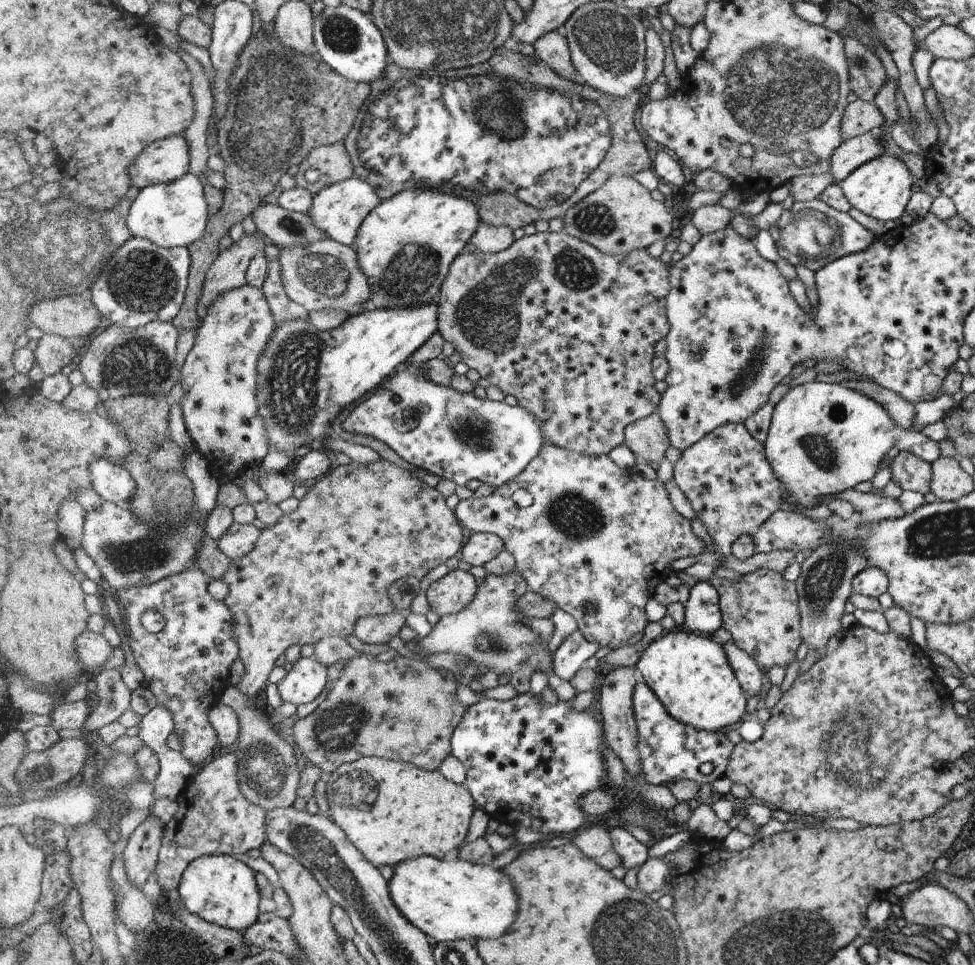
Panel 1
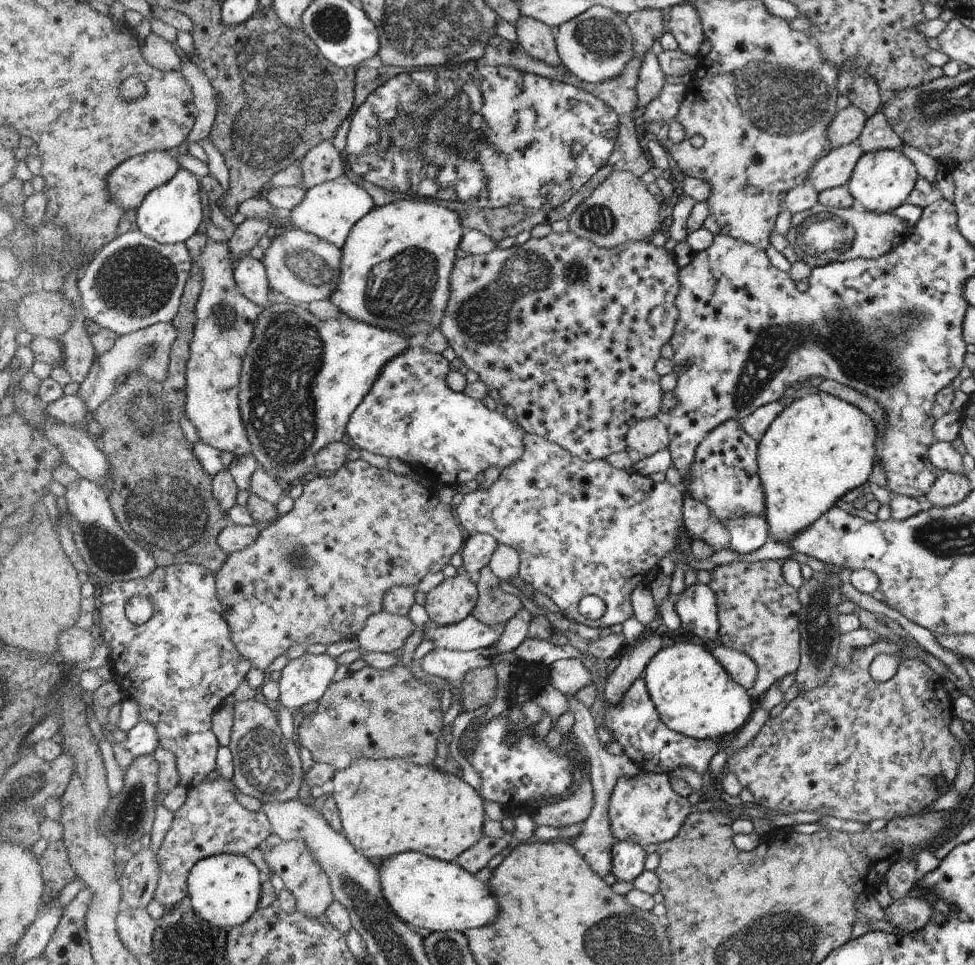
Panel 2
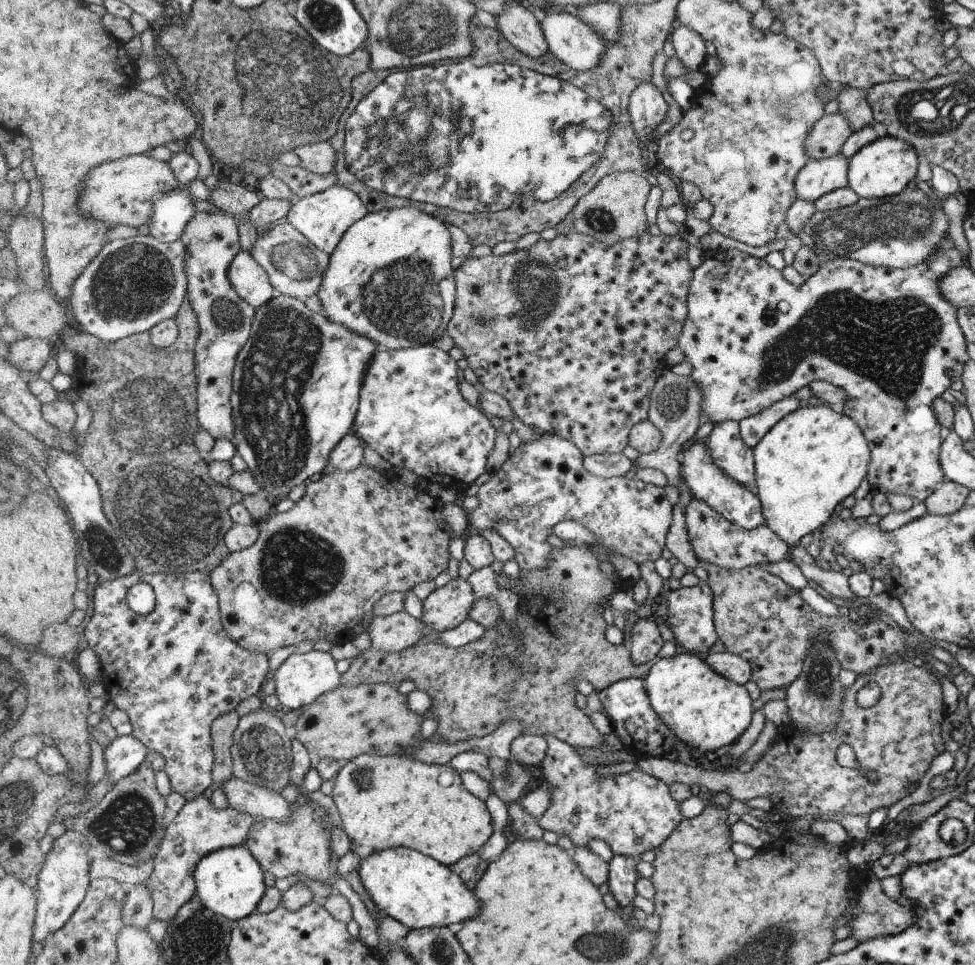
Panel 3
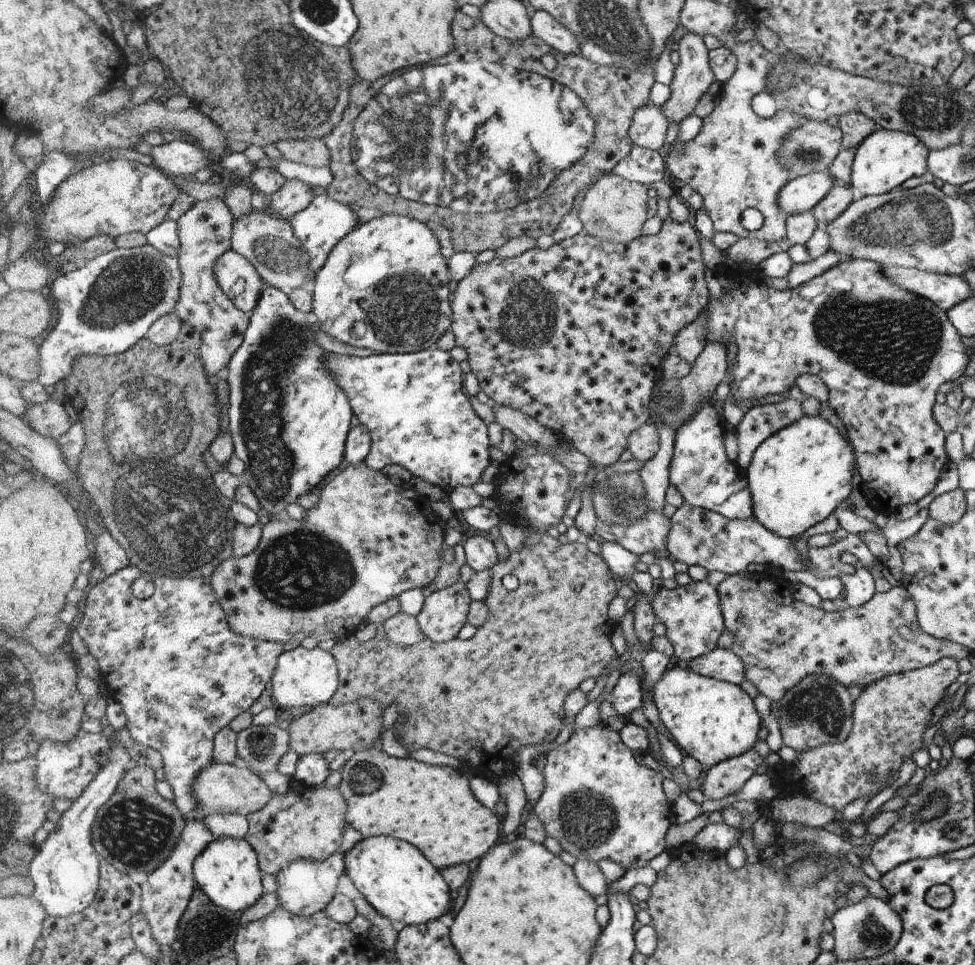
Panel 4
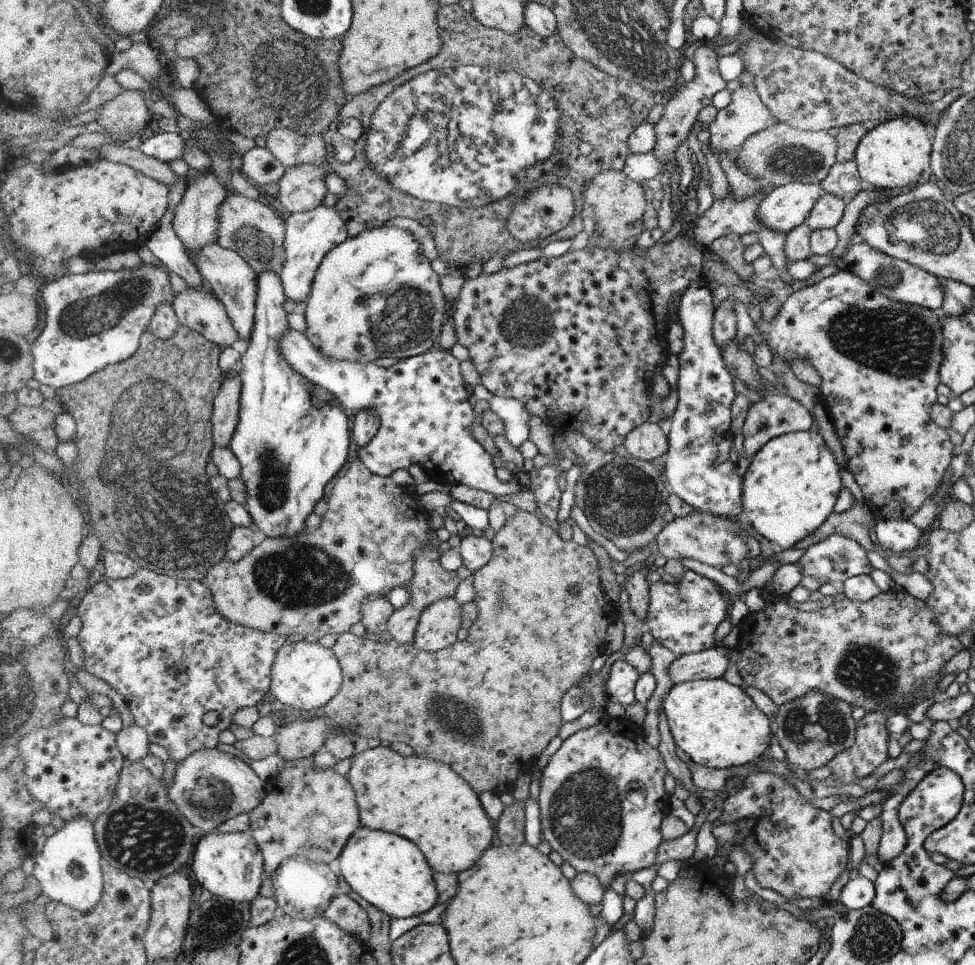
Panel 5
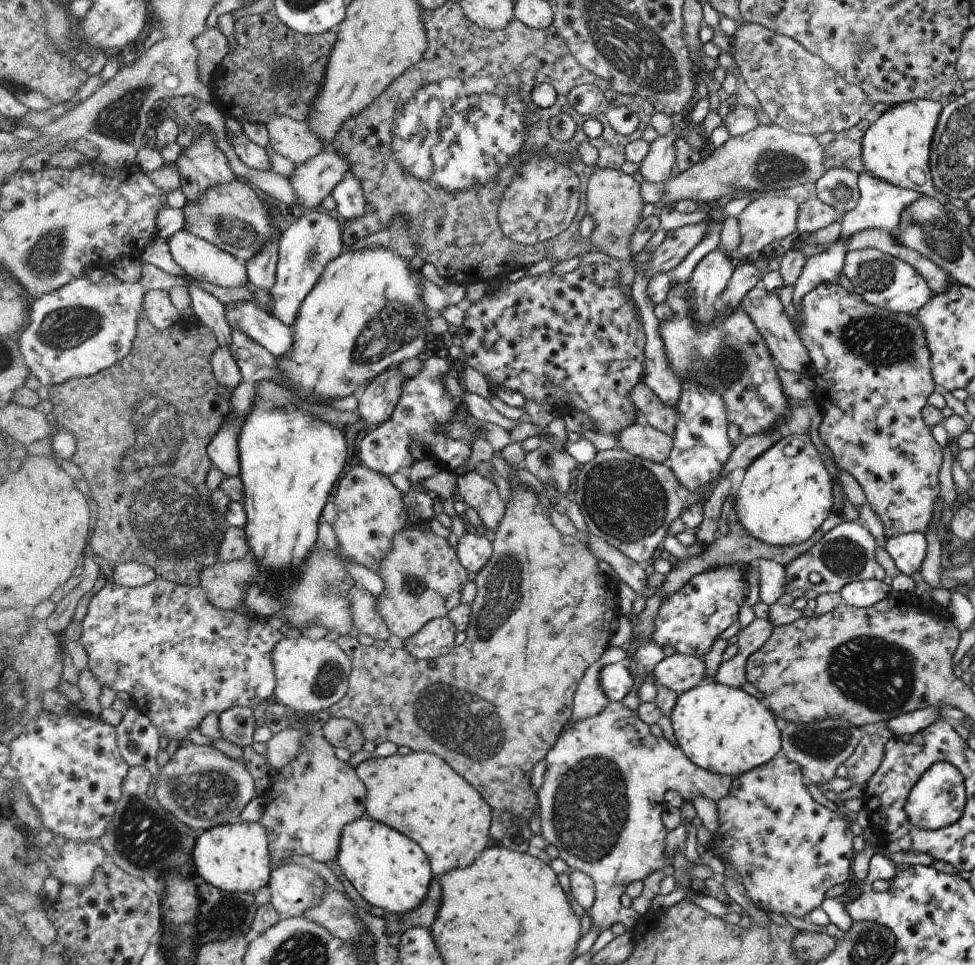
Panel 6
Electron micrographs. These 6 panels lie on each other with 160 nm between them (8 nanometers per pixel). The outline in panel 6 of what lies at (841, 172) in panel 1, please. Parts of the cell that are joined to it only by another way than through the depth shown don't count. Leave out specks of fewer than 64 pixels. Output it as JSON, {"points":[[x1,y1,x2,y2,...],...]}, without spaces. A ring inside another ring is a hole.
{"points":[[784,193,768,194,758,200,751,200,737,216,741,241,735,251,736,259,748,261,764,255,772,242,778,242,788,234,792,234,797,229,798,207,799,203,786,197]]}

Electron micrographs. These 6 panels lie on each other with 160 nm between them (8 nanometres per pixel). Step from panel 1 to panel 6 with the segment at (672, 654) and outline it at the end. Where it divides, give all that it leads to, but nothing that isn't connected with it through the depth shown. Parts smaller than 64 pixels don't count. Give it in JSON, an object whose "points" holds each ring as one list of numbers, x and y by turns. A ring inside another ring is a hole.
{"points":[[713,680,678,695,671,718,678,747,696,766,738,777,770,762,782,748,774,713,738,687]]}

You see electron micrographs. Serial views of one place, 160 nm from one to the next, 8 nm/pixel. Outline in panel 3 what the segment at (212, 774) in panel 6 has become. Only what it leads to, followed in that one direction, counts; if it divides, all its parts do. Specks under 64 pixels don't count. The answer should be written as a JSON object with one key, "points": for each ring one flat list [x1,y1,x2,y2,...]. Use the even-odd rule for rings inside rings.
{"points":[[234,776,219,786,228,799,229,806,252,817,287,819,292,810,279,792,242,780]]}

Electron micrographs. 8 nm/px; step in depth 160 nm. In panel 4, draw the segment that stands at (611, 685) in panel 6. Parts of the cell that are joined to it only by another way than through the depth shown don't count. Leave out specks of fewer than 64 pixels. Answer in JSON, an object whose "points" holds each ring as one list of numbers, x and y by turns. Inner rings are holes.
{"points":[[630,671,620,675,607,699,611,701,618,714,628,719,627,715,632,710,641,708,643,697,642,682,640,682,639,674]]}

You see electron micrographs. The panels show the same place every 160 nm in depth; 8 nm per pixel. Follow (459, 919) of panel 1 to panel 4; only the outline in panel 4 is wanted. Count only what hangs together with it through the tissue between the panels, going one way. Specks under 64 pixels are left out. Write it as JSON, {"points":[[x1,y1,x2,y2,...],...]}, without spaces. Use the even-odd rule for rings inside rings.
{"points":[[382,835,377,837,366,837,365,839,362,839,358,843,354,844,352,849,344,852,343,861,345,864,344,874,348,875,348,878,352,881,352,884,356,886,356,888,360,891,360,894,362,894,362,896,373,906,374,910,376,910,382,916,388,918,390,922,404,922,404,924,407,925,419,925,431,920,448,920,452,917,450,916,450,908,453,907,454,904,451,902,451,889,447,885,446,879,440,874,440,870,438,870,435,865,423,854,423,851,421,851,418,847,412,846,412,843]]}

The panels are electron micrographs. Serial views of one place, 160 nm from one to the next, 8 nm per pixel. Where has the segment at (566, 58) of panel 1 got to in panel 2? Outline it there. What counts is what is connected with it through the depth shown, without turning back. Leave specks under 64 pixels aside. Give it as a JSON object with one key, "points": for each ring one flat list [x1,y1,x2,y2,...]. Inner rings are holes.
{"points":[[520,17,518,20,518,26,516,28,517,43,530,55,542,62,549,65,560,66,562,70,562,64,560,57,558,56,558,51,556,48,554,32,552,32,552,27,544,24,542,21,536,20,532,17]]}

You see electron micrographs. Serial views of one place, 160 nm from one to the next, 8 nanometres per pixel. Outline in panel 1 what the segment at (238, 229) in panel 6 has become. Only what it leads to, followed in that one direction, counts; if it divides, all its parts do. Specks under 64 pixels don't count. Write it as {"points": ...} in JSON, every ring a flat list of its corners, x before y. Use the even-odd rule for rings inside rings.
{"points":[[330,237,304,245,295,244,284,247,279,252,278,260,281,264,281,277,287,295,308,311,341,308,349,316,352,316,356,314,350,314,349,309,352,306,364,306,365,302,371,297,371,285,368,282,367,275,359,267,358,252,354,251,350,246,332,240]]}

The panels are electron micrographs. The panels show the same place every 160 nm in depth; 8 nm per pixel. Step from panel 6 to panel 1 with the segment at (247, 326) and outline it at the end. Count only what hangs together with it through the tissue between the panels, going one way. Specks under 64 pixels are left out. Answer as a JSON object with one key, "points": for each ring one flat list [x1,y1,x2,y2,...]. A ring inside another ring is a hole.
{"points":[[410,363,404,370,398,370,384,380,369,398,360,402,346,419,341,428,346,434,366,434,382,440,400,456,414,464,416,469,426,469,441,479,453,480,458,486,474,480,485,482,494,488,502,486,530,464,548,441,543,437,543,428,535,415,520,405,510,406,505,401,477,398,474,393,461,393,454,387,431,381,420,368,420,364]]}

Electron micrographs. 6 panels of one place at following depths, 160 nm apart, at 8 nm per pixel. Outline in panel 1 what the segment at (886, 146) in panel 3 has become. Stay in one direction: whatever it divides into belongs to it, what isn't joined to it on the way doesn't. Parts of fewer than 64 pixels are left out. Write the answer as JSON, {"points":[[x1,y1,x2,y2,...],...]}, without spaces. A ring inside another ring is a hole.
{"points":[[886,152,859,166,850,176,839,182,852,207,882,222,895,221,904,214,904,206,913,195,912,184,914,184,914,178,908,166,896,155]]}

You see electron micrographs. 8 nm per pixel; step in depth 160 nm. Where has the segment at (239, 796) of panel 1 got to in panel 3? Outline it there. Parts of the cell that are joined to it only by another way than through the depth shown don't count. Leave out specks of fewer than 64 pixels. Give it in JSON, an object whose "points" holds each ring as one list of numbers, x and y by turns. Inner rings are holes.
{"points":[[209,794,188,801,180,814,172,815,167,837,156,854,154,872,148,881,155,900,155,918,168,924,174,921,183,906,198,894,195,874,200,861,217,850,241,845,249,837,256,820,258,818,230,806,218,810,210,801]]}

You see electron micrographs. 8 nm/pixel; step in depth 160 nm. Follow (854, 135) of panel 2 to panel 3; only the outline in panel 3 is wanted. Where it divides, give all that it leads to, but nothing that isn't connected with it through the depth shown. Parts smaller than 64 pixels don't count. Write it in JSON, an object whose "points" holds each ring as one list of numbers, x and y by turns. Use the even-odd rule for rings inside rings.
{"points":[[842,113,824,115,815,122,803,147,810,160,827,159,840,154,852,133,851,125]]}

